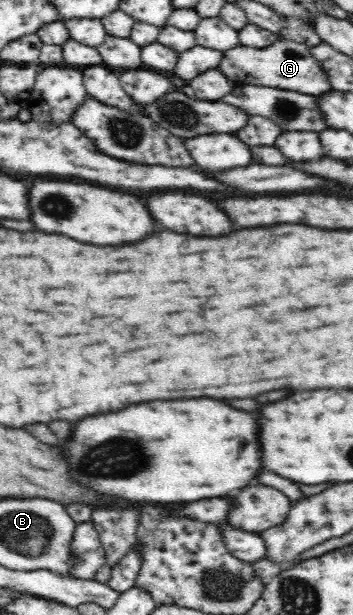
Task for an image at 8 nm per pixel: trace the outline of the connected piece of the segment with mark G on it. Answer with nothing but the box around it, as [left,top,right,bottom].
[218,38,330,95]

